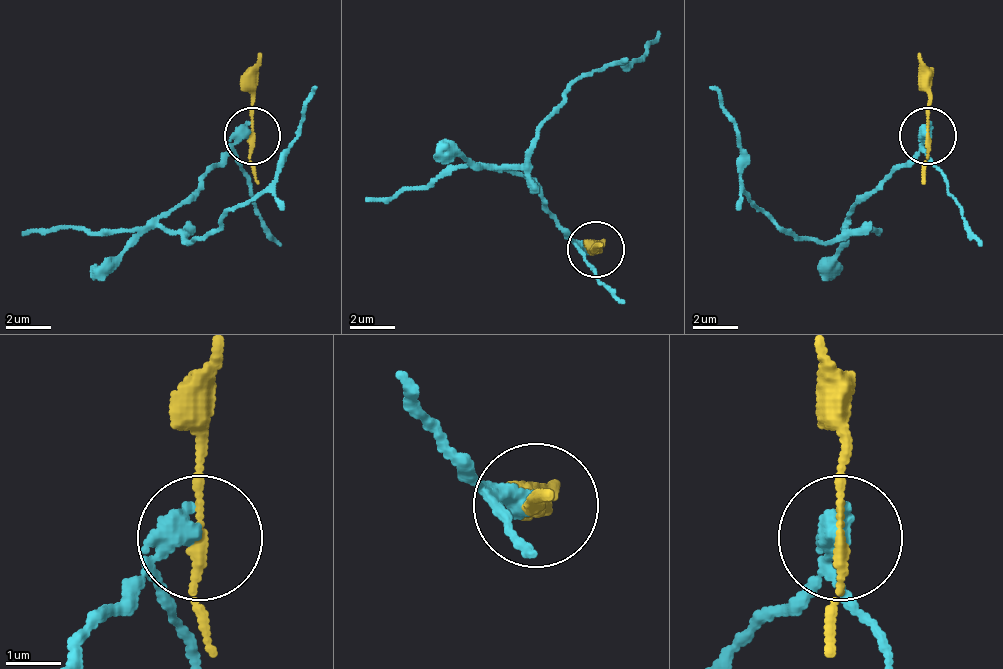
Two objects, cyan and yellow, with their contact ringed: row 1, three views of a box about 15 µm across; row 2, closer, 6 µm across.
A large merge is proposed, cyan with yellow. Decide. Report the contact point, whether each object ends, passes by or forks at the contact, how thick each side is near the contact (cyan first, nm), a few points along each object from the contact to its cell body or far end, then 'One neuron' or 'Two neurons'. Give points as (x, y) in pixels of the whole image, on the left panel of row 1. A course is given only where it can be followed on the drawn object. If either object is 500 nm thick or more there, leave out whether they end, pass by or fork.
Place: (252, 135). At the ring cyan ends. At the ring yellow passes by. Thickness 400 nm (cyan) against 140 nm. Course of cyan: (253, 134), (179, 202), (162, 225), (185, 242), (191, 242), (253, 196), (316, 88). Course of yellow: (253, 134), (253, 66), (259, 54). Two neurons

